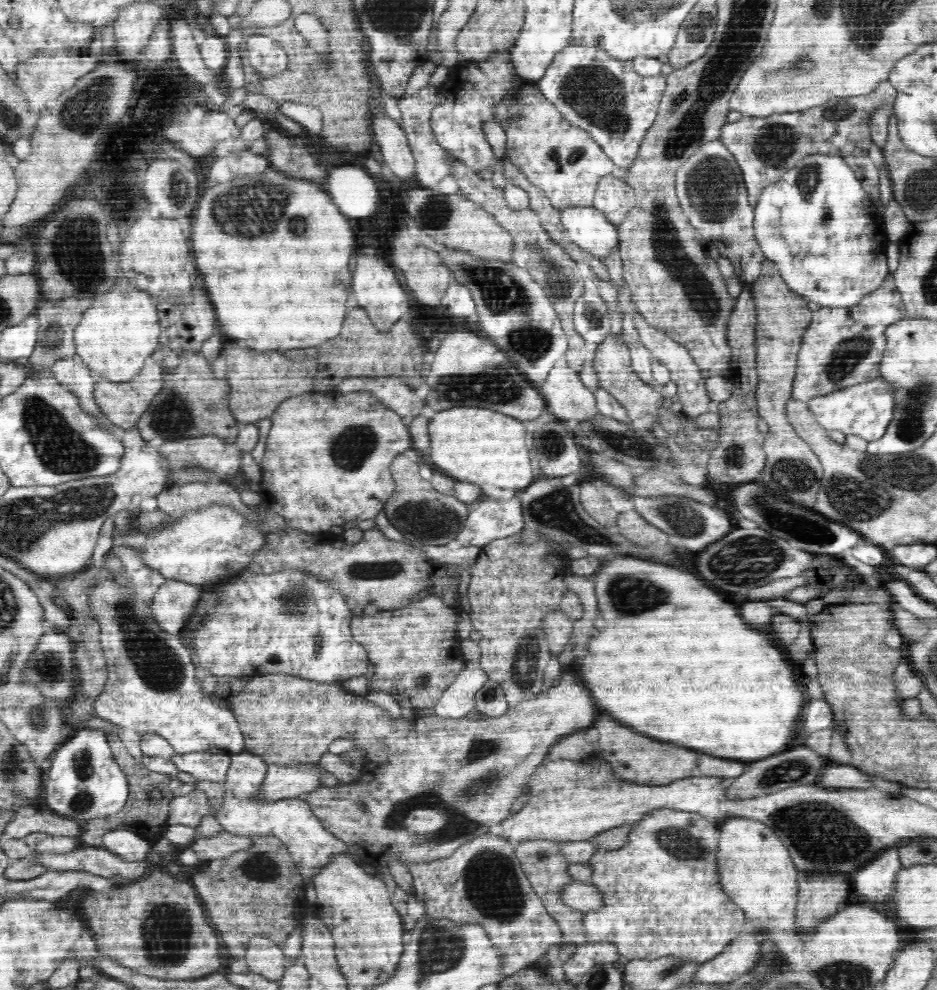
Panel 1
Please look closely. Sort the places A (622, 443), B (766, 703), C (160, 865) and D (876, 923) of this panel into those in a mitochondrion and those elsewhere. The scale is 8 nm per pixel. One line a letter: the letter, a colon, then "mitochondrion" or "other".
A: mitochondrion
B: other
C: other
D: other

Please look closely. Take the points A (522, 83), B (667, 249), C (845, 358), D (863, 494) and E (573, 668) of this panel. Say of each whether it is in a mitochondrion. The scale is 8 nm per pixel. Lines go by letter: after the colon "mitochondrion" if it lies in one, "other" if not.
A: other
B: mitochondrion
C: mitochondrion
D: mitochondrion
E: other

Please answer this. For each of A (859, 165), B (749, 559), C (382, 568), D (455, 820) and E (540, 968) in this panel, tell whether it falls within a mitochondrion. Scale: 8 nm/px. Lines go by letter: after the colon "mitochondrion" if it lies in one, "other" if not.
A: other
B: mitochondrion
C: mitochondrion
D: mitochondrion
E: other

